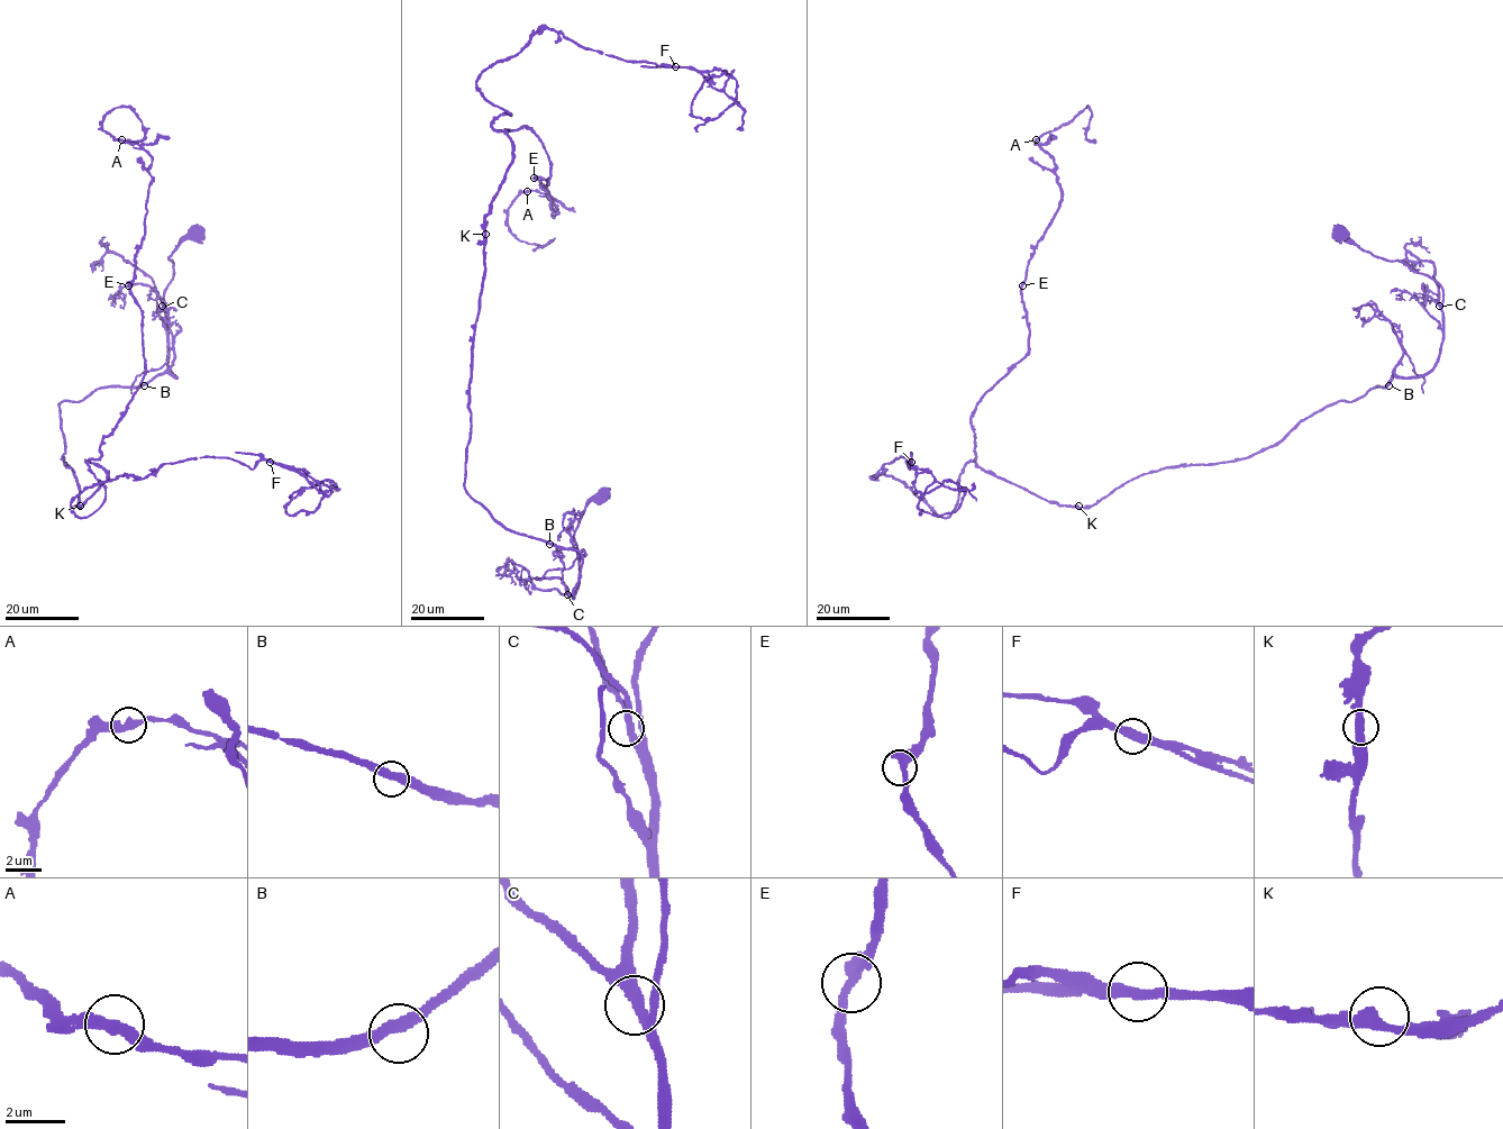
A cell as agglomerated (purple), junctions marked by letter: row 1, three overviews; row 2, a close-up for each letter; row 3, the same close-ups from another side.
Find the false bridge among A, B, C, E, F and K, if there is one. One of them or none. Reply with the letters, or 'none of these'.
F

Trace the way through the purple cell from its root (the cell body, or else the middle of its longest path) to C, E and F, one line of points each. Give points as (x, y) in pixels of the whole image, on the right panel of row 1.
C: (1340, 231), (1374, 255), (1402, 261), (1431, 276), (1442, 291), (1439, 306)
E: (1340, 231), (1440, 285), (1437, 364), (1085, 507), (975, 461), (972, 412), (1029, 349), (1022, 285)
F: (1340, 231), (1442, 289), (1428, 372), (1085, 507), (972, 461), (939, 517), (872, 477), (911, 462)

